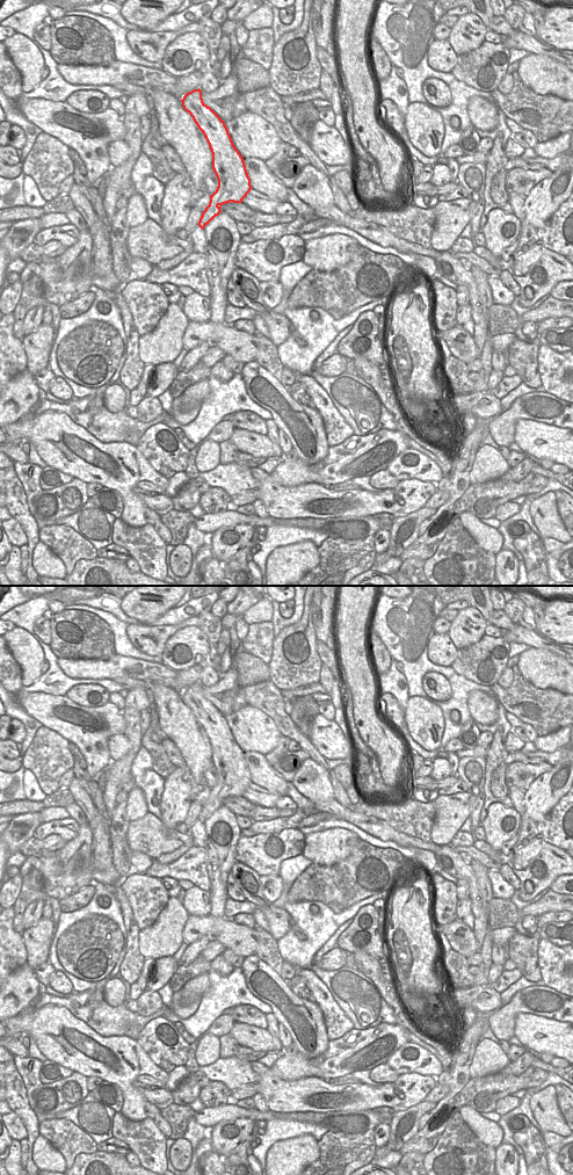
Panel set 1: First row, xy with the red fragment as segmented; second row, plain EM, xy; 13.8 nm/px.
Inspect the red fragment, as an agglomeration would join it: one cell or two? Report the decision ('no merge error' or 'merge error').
no merge error

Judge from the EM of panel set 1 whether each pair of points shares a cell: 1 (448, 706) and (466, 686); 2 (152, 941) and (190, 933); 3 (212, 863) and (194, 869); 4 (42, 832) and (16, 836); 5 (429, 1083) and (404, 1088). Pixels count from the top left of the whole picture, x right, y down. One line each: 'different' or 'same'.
1: same
2: different
3: different
4: different
5: same

